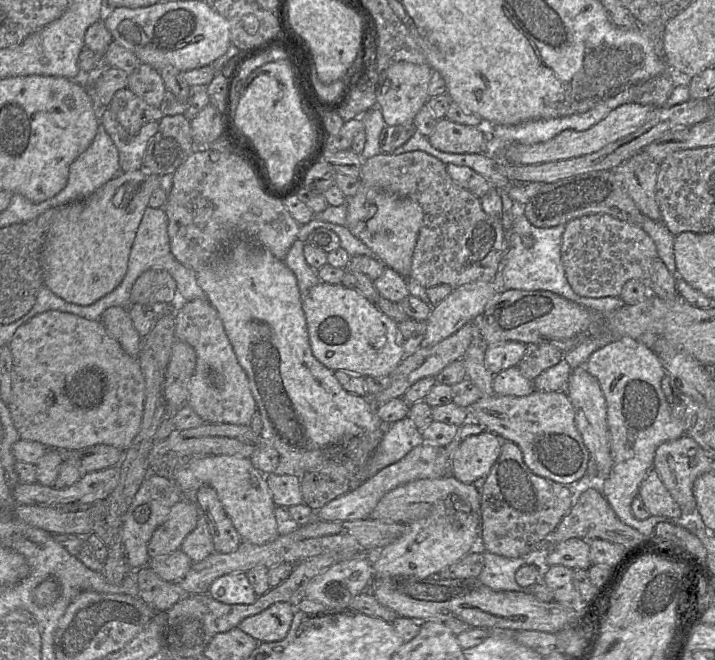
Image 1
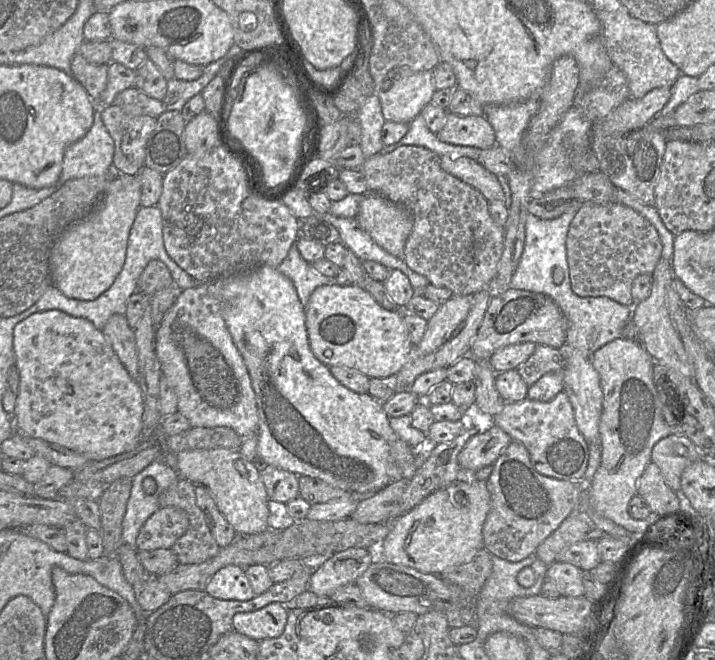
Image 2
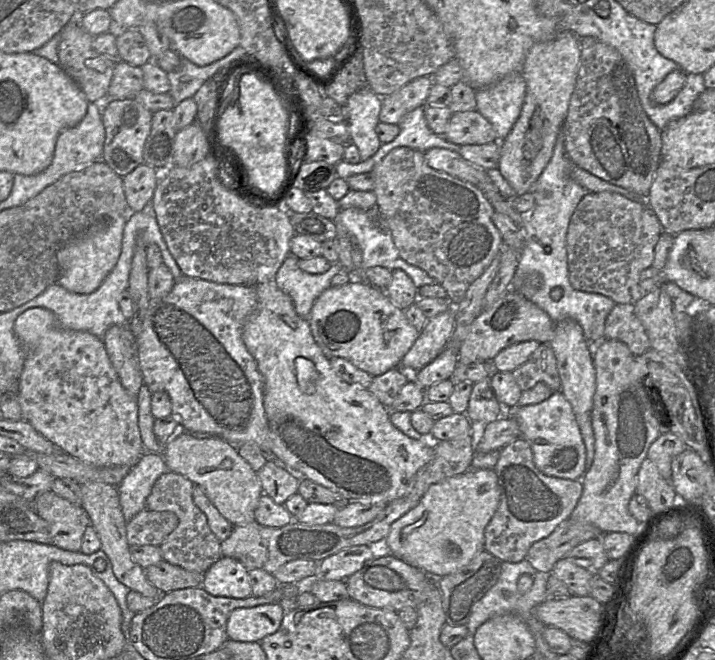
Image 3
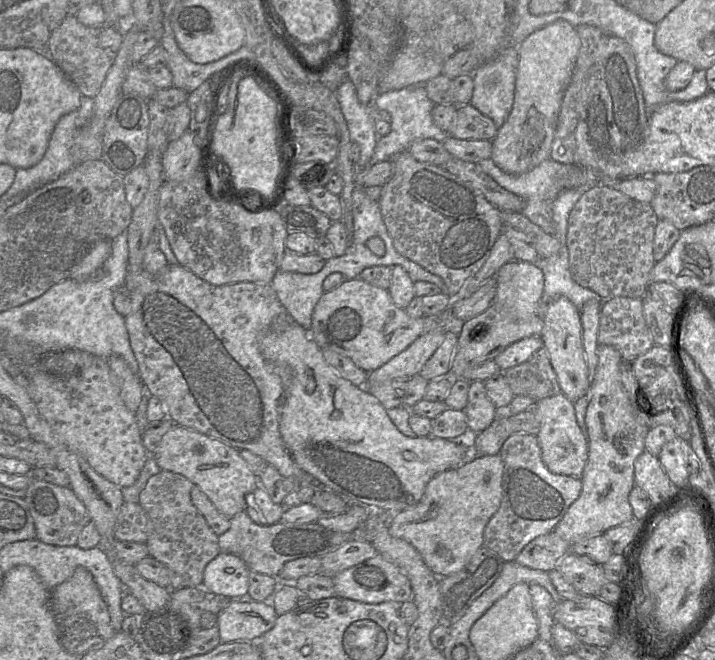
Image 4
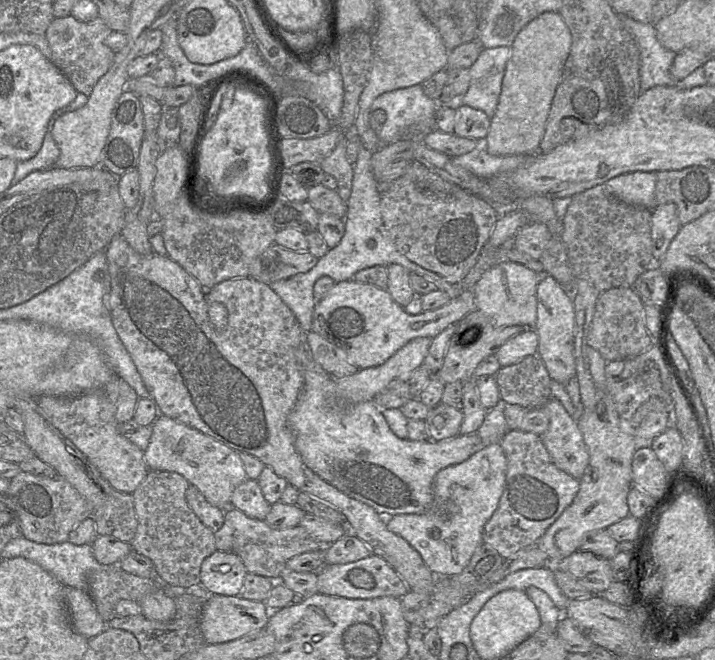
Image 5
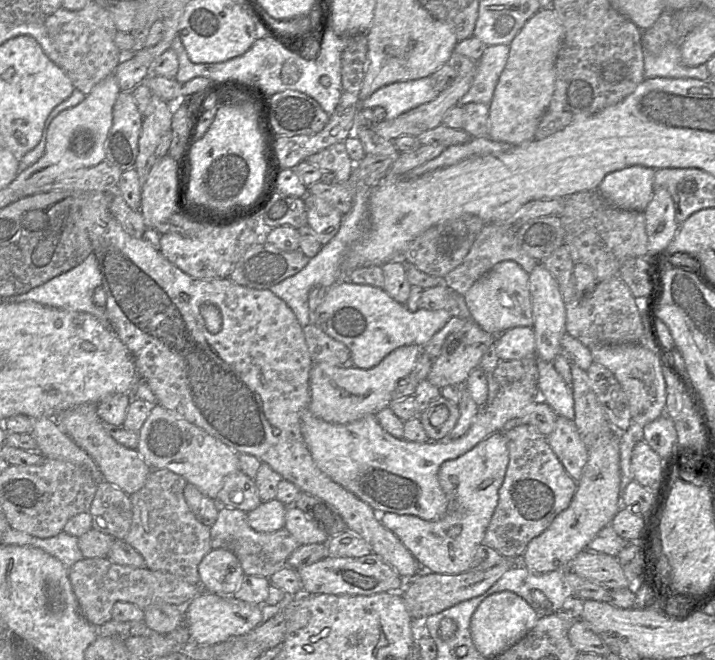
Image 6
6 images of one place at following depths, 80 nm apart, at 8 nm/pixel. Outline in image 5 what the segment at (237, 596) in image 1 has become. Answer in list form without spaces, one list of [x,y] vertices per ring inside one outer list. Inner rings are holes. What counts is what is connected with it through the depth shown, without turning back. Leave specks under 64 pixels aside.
[[[216,550],[203,560],[200,581],[213,594],[237,596],[242,590],[247,573],[237,554]]]

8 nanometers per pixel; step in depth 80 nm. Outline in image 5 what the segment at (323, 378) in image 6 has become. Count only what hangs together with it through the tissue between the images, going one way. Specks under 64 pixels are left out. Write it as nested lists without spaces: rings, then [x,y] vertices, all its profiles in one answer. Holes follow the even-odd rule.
[[[430,337],[415,338],[395,352],[384,363],[375,367],[359,369],[350,376],[335,378],[340,395],[351,403],[374,401],[379,393],[394,382],[408,381],[414,371],[424,363],[431,342],[432,338]]]

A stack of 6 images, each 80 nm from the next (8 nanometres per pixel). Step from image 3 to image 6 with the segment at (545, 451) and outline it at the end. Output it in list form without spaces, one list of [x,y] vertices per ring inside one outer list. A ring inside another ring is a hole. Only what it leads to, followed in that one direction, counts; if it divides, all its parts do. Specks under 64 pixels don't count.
[[[557,416],[554,430],[546,439],[566,472],[578,482],[588,460],[588,449],[574,422]]]

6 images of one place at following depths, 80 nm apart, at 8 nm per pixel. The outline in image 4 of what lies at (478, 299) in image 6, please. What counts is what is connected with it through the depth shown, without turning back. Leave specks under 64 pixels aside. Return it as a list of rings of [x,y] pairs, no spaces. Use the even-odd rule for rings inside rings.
[[[513,259],[495,274],[497,292],[492,306],[508,320],[524,320],[540,315],[544,275],[530,262]]]

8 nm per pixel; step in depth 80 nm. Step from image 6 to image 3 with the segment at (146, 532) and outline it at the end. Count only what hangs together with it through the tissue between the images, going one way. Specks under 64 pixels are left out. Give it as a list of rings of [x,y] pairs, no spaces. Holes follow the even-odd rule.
[[[172,471],[166,472],[155,481],[146,499],[146,509],[170,511],[179,519],[177,527],[159,546],[162,559],[185,570],[204,574],[222,555],[219,539],[210,530],[206,515],[193,501],[193,489],[194,483],[185,476]]]

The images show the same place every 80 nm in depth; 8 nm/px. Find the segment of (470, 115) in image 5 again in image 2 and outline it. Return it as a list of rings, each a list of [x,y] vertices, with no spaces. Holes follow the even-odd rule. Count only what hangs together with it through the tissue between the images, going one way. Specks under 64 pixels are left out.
[[[448,113],[445,126],[436,136],[442,142],[479,149],[496,145],[494,129],[484,115],[459,116]]]

